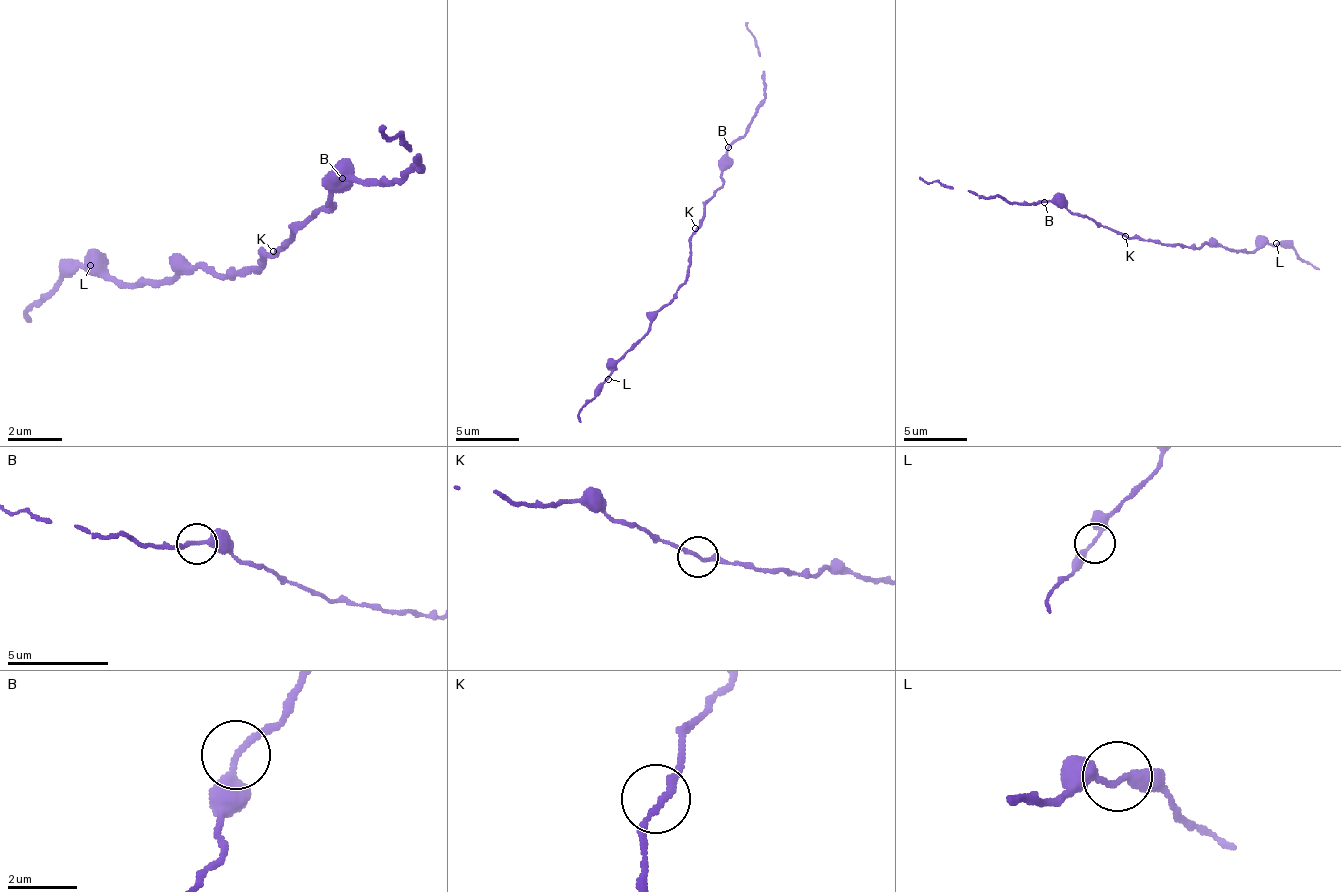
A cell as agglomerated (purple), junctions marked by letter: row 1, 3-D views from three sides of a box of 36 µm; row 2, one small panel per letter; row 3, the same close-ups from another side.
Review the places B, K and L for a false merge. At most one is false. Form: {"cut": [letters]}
{"cut": []}

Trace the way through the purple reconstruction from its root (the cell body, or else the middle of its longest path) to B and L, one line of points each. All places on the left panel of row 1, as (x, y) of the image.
B: (279, 245), (307, 217), (313, 217), (334, 204), (334, 184), (340, 177)
L: (279, 245), (259, 265), (239, 272), (178, 272), (130, 285), (117, 285), (90, 265)

